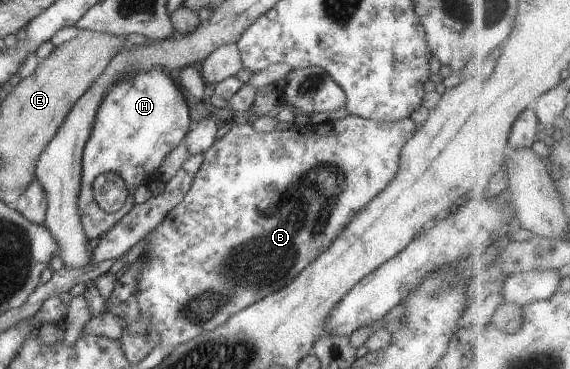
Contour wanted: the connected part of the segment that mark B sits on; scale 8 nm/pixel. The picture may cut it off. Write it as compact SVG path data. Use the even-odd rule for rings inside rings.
M348 115L344 119L328 120L320 124L308 124L308 125L298 125L293 124L289 129L284 131L274 130L271 132L258 132L251 125L241 125L235 123L232 126L227 127L224 134L219 135L213 144L204 152L205 160L203 161L202 167L198 170L198 173L194 176L192 185L190 186L190 191L182 198L182 201L178 205L175 205L170 213L166 214L166 217L153 229L152 235L150 235L150 243L146 245L145 250L142 254L141 259L141 273L139 274L139 293L137 300L139 301L139 309L144 312L147 316L150 316L151 324L155 325L155 328L159 331L159 338L161 339L161 345L167 347L168 349L173 349L178 344L182 342L187 342L188 340L194 339L194 337L199 336L202 332L210 331L214 329L217 325L222 325L229 317L234 314L241 312L243 309L254 305L261 299L264 299L267 295L273 294L283 287L286 287L294 278L306 269L313 261L318 259L319 255L322 255L323 251L328 249L328 246L339 236L341 230L343 230L350 220L357 214L361 209L364 209L369 202L371 202L379 193L382 193L383 189L394 179L399 168L399 161L401 156L402 146L414 135L417 130L417 126L414 124L411 118L402 118L398 121L393 122L381 122L372 121L360 116Z

